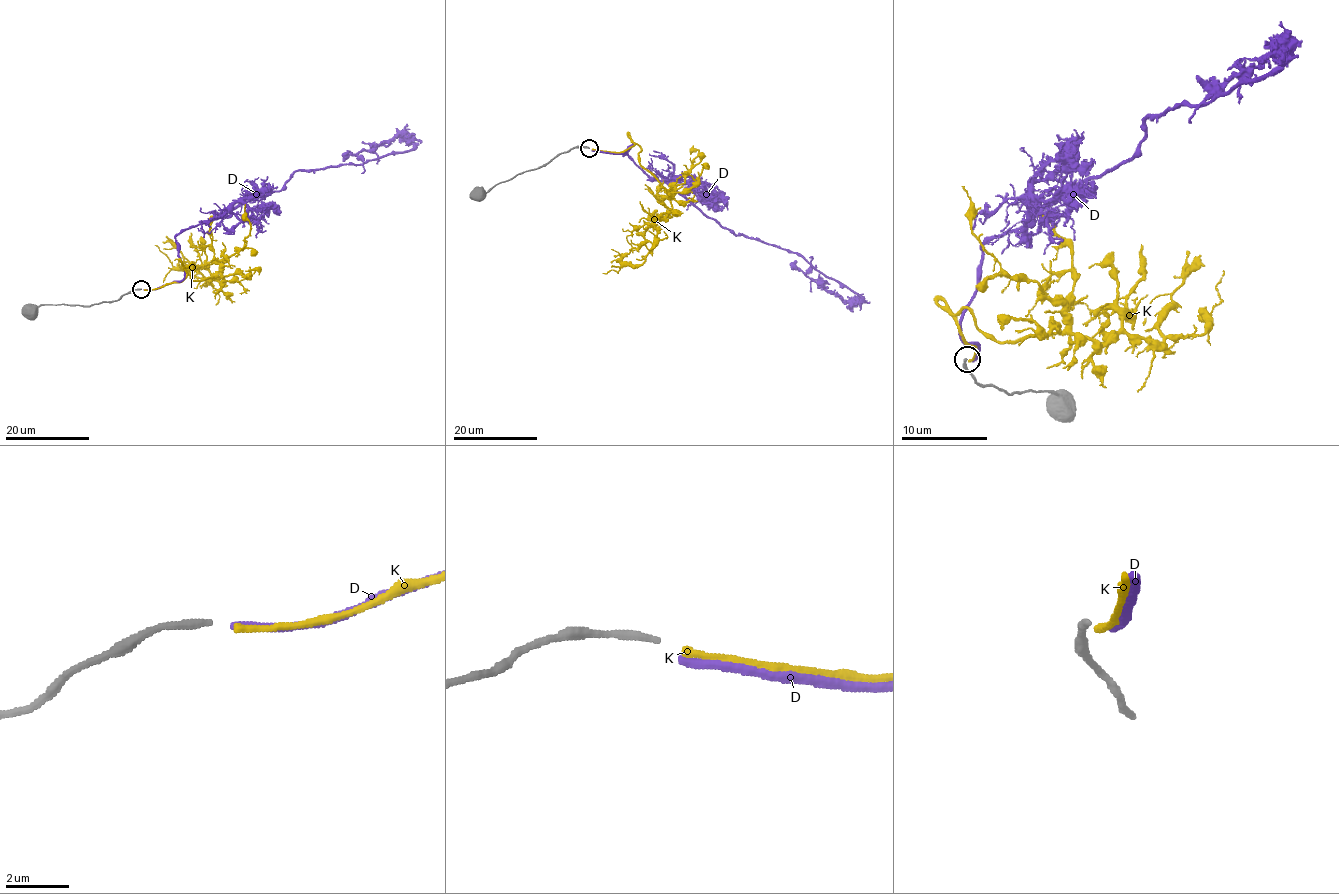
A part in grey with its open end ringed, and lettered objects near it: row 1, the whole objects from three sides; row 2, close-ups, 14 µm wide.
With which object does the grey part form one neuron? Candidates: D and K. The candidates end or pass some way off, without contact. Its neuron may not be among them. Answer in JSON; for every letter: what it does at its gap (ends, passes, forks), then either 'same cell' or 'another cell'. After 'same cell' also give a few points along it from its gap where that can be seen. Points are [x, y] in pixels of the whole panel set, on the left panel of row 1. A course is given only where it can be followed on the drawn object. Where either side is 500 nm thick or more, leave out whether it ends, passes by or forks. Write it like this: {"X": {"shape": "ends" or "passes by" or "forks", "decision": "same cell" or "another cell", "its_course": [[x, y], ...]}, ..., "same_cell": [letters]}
{"D": {"shape": "ends", "decision": "another cell"}, "K": {"shape": "ends", "decision": "same cell", "its_course": [[144, 289], [179, 283], [190, 264], [192, 281], [224, 279], [207, 281], [178, 270], [154, 245]]}, "same_cell": ["K"]}

